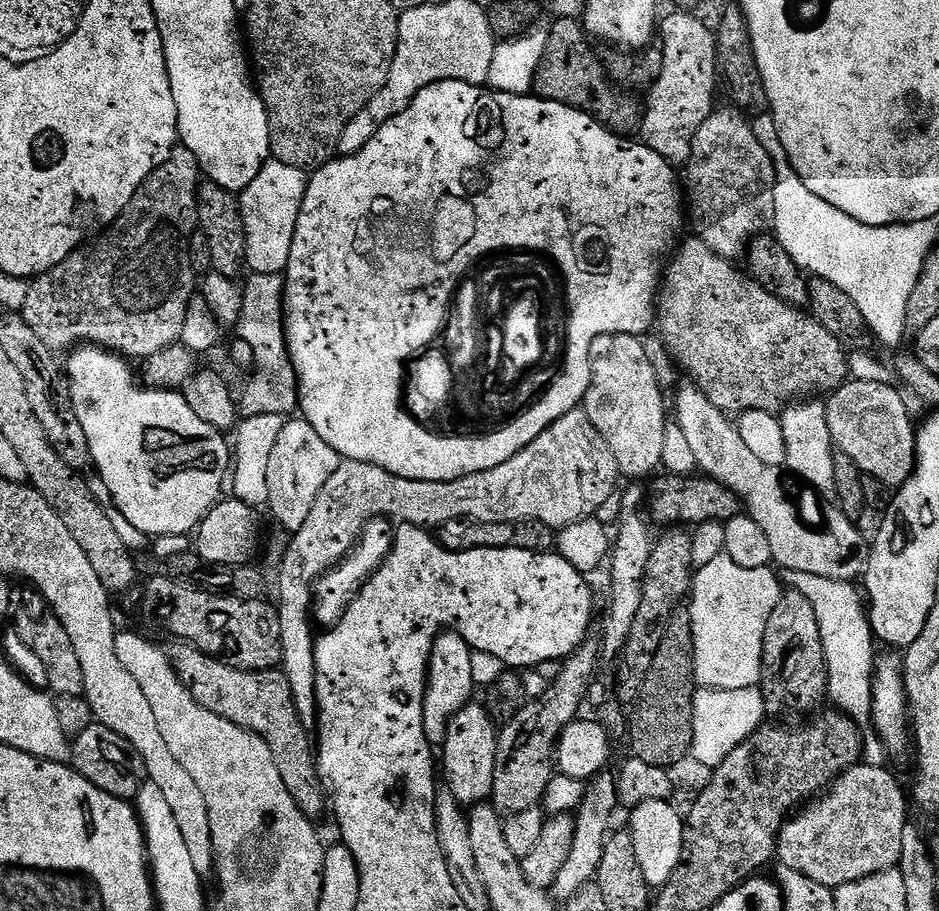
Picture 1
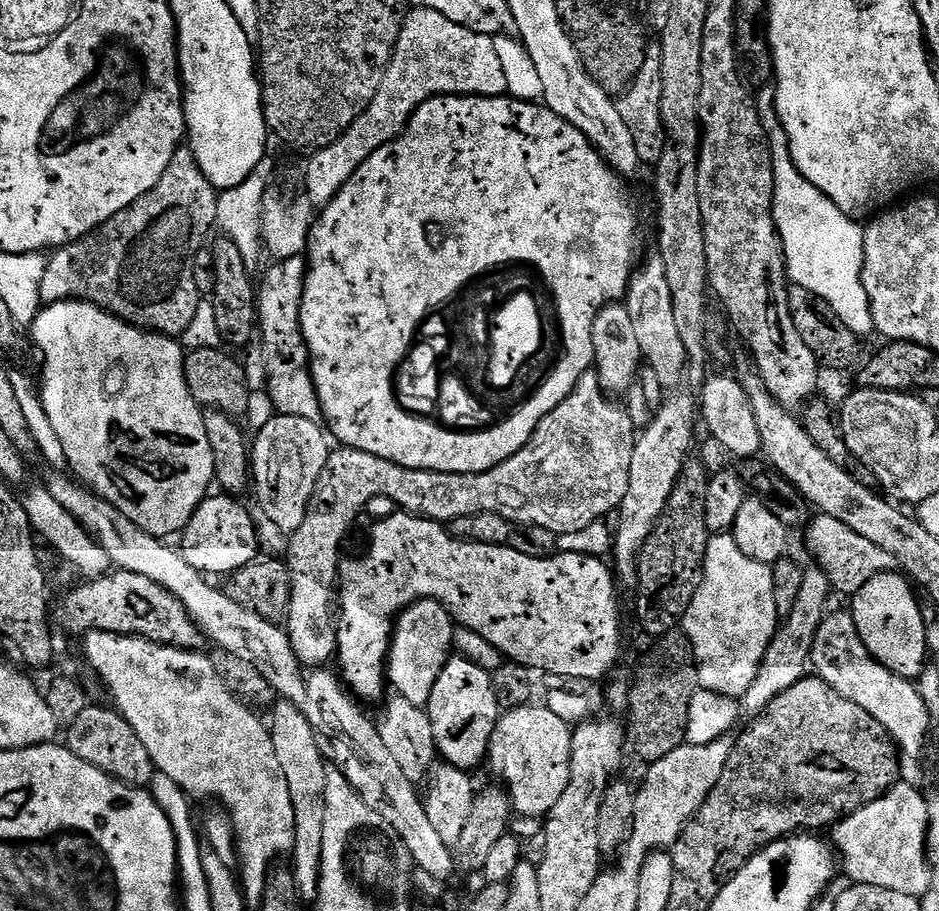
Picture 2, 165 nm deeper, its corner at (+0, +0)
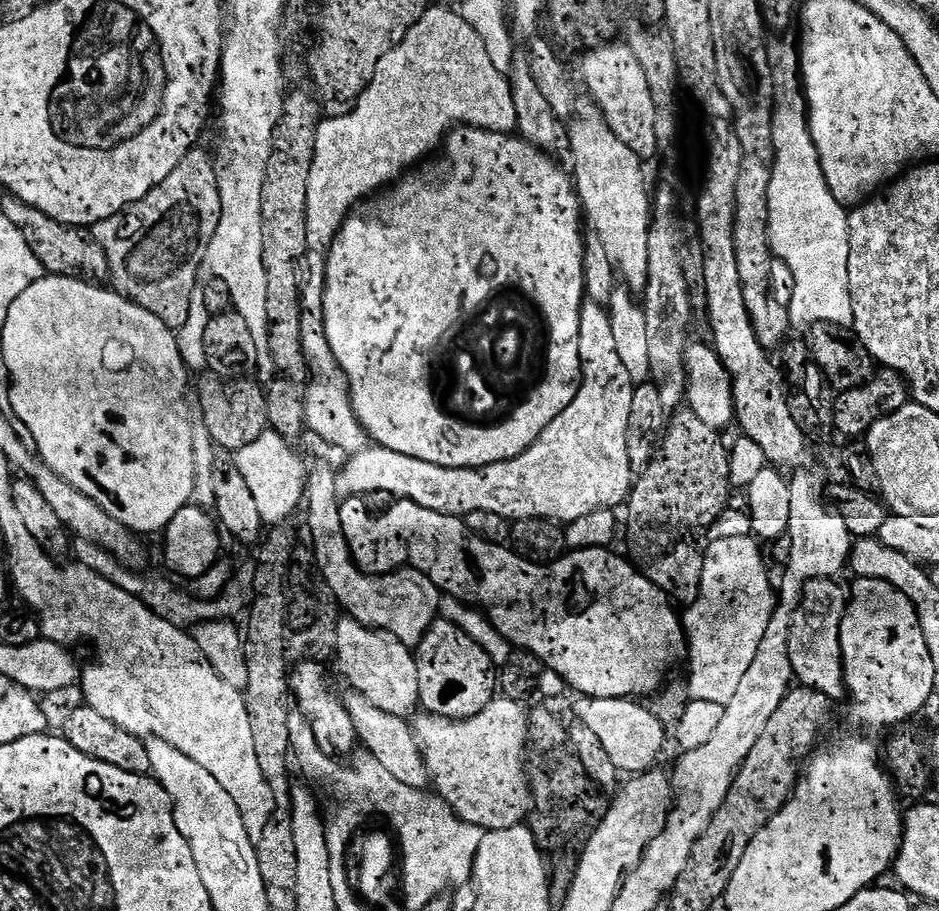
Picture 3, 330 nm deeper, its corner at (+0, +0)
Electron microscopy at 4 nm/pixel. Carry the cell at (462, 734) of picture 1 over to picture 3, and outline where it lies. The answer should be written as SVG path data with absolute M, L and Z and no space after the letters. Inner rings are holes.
M437 618L426 630L420 647L415 649L418 666L419 707L442 718L469 720L482 710L498 692L498 672L491 658L458 626L449 620Z

